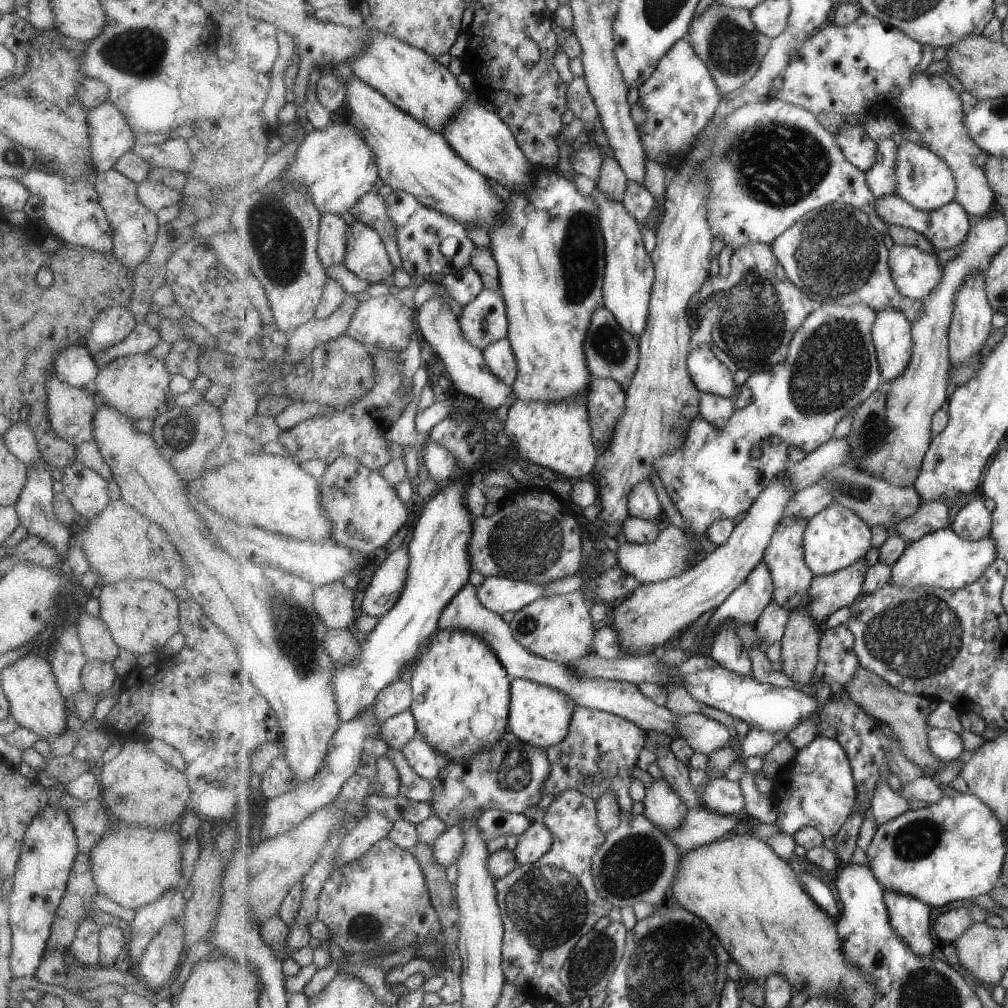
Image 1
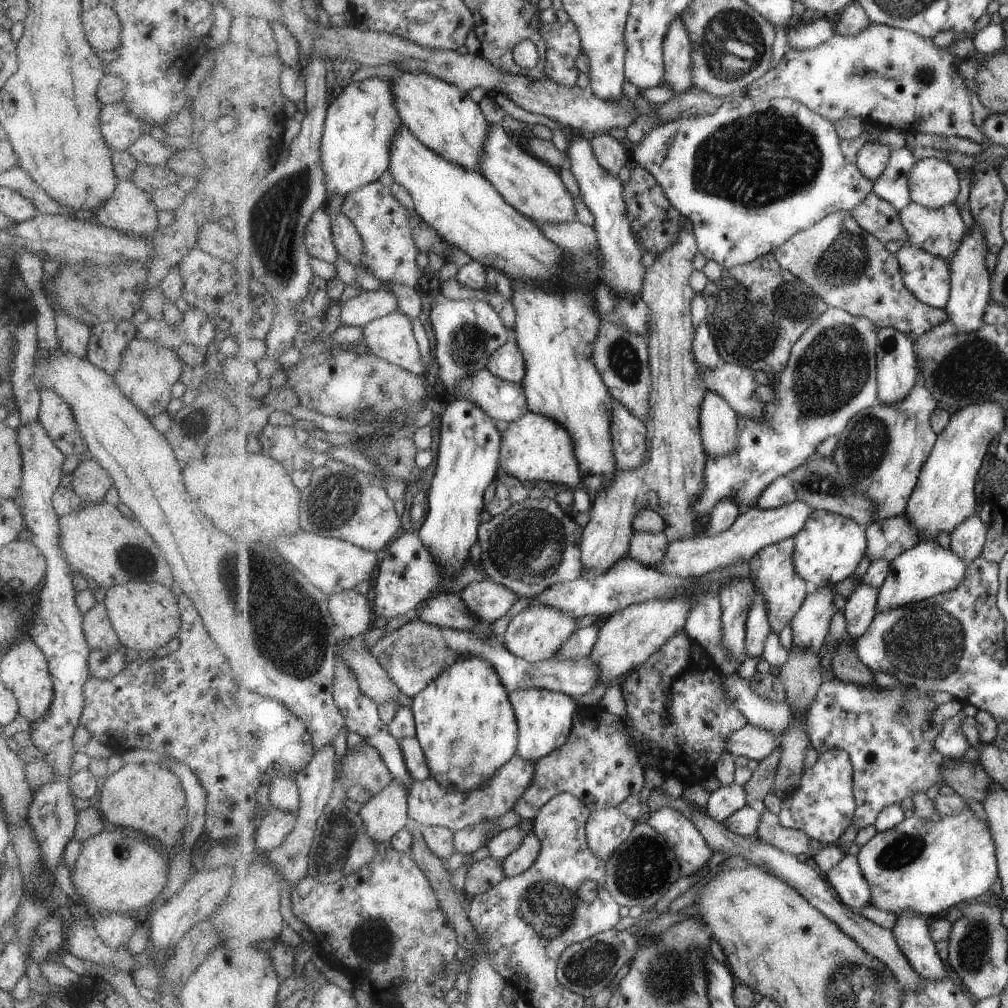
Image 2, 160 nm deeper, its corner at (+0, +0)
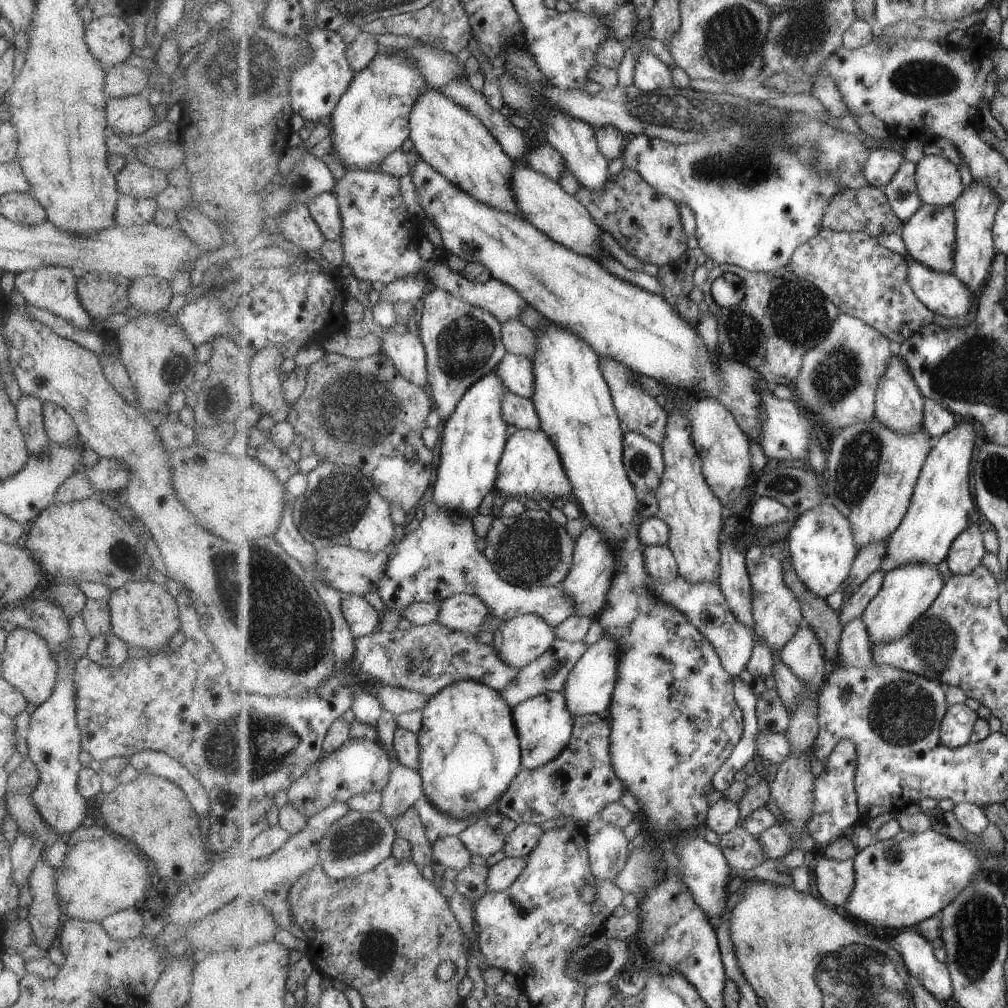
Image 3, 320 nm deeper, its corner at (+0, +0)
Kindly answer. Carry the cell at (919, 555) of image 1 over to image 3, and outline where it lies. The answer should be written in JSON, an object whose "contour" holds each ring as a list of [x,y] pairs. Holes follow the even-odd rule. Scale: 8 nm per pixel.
{"contour":[[[927,563],[906,564],[887,572],[881,590],[862,614],[870,632],[872,648],[903,638],[914,626],[914,622],[931,608],[944,586],[941,572]]]}

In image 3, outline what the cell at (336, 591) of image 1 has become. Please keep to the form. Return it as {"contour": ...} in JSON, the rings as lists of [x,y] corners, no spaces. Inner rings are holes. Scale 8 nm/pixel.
{"contour":[[[347,595],[341,608],[356,638],[371,635],[380,629],[383,612],[372,607],[364,596]]]}

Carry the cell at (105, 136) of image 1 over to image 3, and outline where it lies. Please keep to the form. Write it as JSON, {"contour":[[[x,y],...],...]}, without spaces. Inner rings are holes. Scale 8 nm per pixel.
{"contour":[[[144,94],[108,98],[104,107],[106,126],[116,135],[138,135],[153,127],[154,108]]]}

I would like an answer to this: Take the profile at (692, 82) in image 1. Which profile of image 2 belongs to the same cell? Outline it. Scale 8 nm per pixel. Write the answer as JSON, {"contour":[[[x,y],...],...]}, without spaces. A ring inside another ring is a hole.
{"contour":[[[677,17],[673,27],[667,31],[664,44],[666,77],[663,84],[669,85],[675,94],[696,91],[694,84],[694,46],[682,17]]]}

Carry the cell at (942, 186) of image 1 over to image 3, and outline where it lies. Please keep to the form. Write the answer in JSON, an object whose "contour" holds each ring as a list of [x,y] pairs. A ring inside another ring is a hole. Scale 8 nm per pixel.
{"contour":[[[925,155],[917,168],[916,183],[924,204],[953,205],[966,189],[957,165],[941,155]]]}

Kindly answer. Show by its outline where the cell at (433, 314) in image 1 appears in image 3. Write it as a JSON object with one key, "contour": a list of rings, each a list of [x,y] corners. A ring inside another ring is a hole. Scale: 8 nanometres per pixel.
{"contour":[[[508,391],[503,398],[503,418],[517,429],[540,430],[542,421],[532,398]]]}

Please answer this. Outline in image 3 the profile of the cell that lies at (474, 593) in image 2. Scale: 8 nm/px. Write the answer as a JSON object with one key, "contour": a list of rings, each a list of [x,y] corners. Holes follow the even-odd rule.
{"contour":[[[461,593],[441,602],[437,621],[451,630],[479,632],[479,626],[492,615],[489,606],[473,594]]]}

